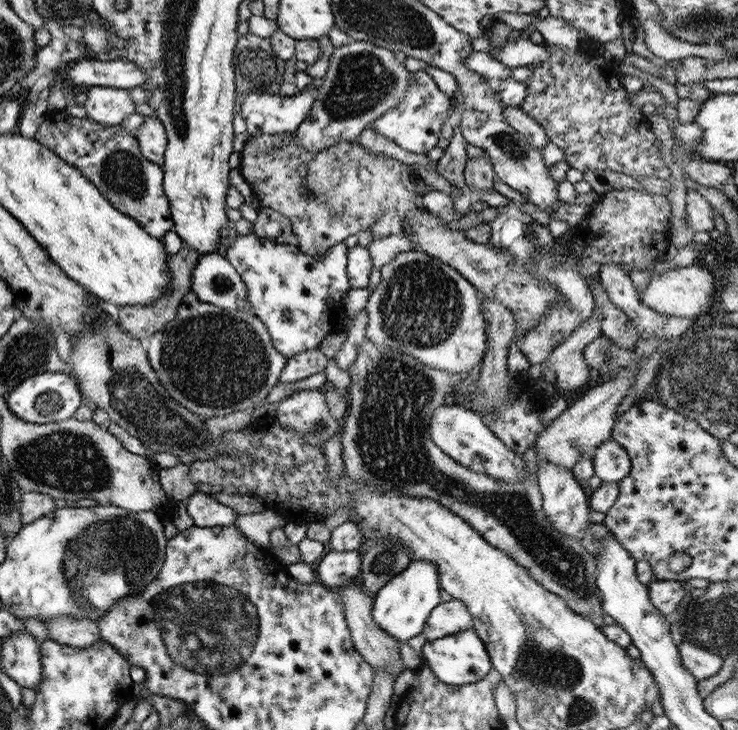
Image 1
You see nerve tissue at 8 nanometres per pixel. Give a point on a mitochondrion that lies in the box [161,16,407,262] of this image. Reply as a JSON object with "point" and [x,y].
{"point":[362,83]}

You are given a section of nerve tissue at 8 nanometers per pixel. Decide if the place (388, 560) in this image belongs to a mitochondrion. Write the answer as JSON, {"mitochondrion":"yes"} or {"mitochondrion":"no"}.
{"mitochondrion":"yes"}

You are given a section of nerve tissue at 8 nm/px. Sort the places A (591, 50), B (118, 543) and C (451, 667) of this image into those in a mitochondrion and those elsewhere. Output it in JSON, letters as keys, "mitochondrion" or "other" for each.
{"A":"other","B":"mitochondrion","C":"other"}

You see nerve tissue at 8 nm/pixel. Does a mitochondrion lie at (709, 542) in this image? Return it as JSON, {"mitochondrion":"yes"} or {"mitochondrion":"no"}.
{"mitochondrion":"no"}

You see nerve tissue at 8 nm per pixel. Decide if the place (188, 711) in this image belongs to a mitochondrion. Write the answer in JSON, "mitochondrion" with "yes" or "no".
{"mitochondrion":"no"}

